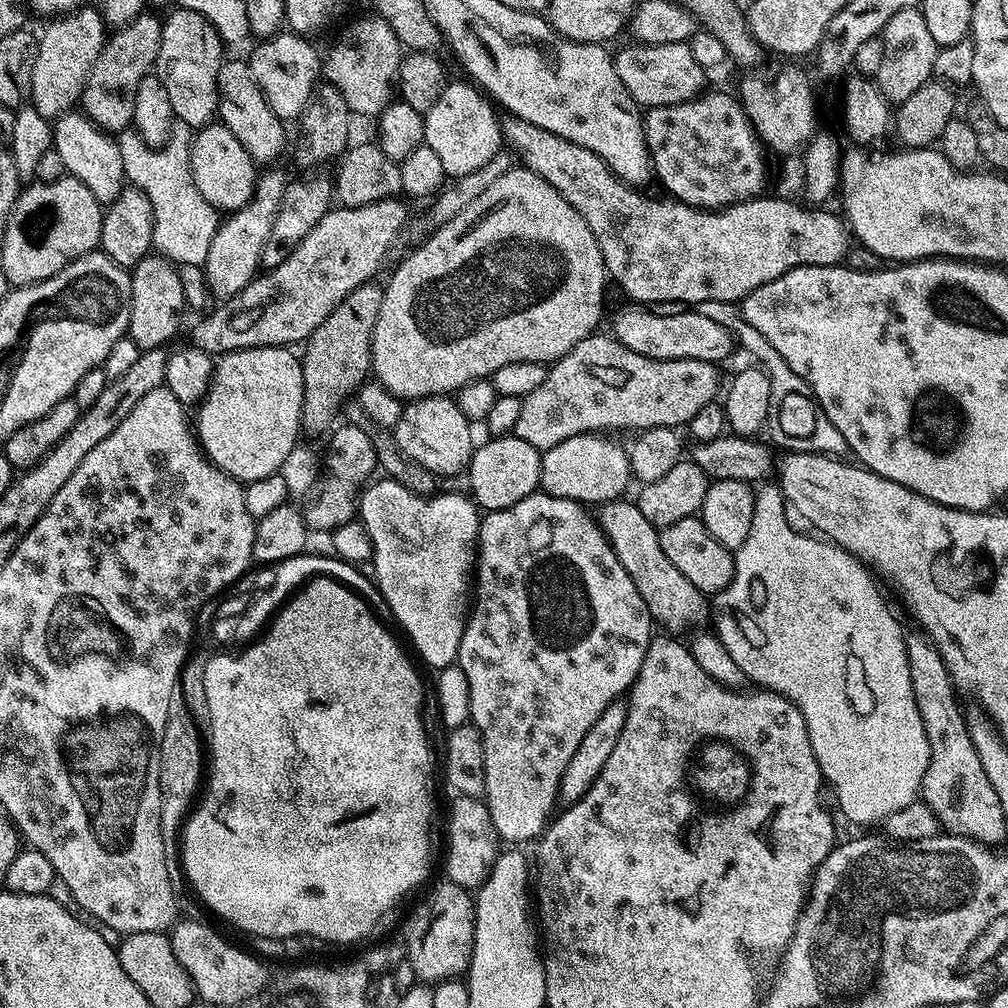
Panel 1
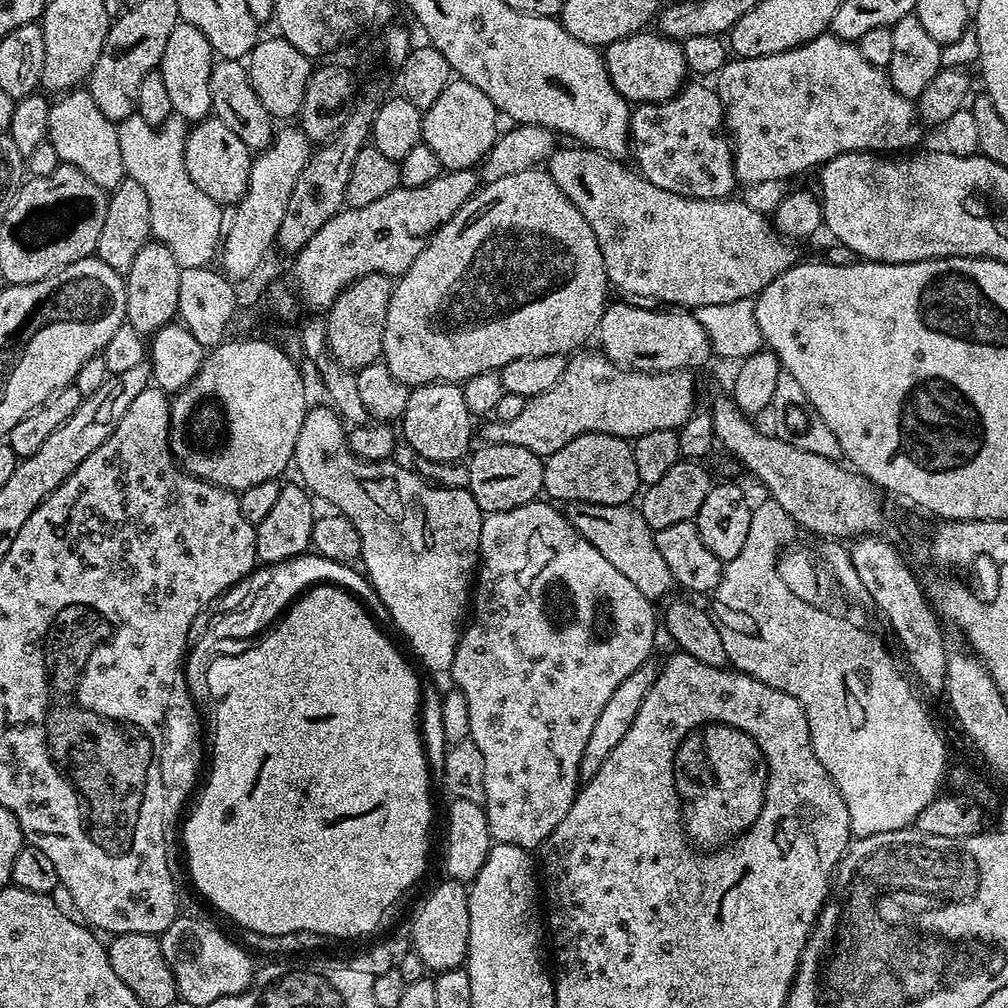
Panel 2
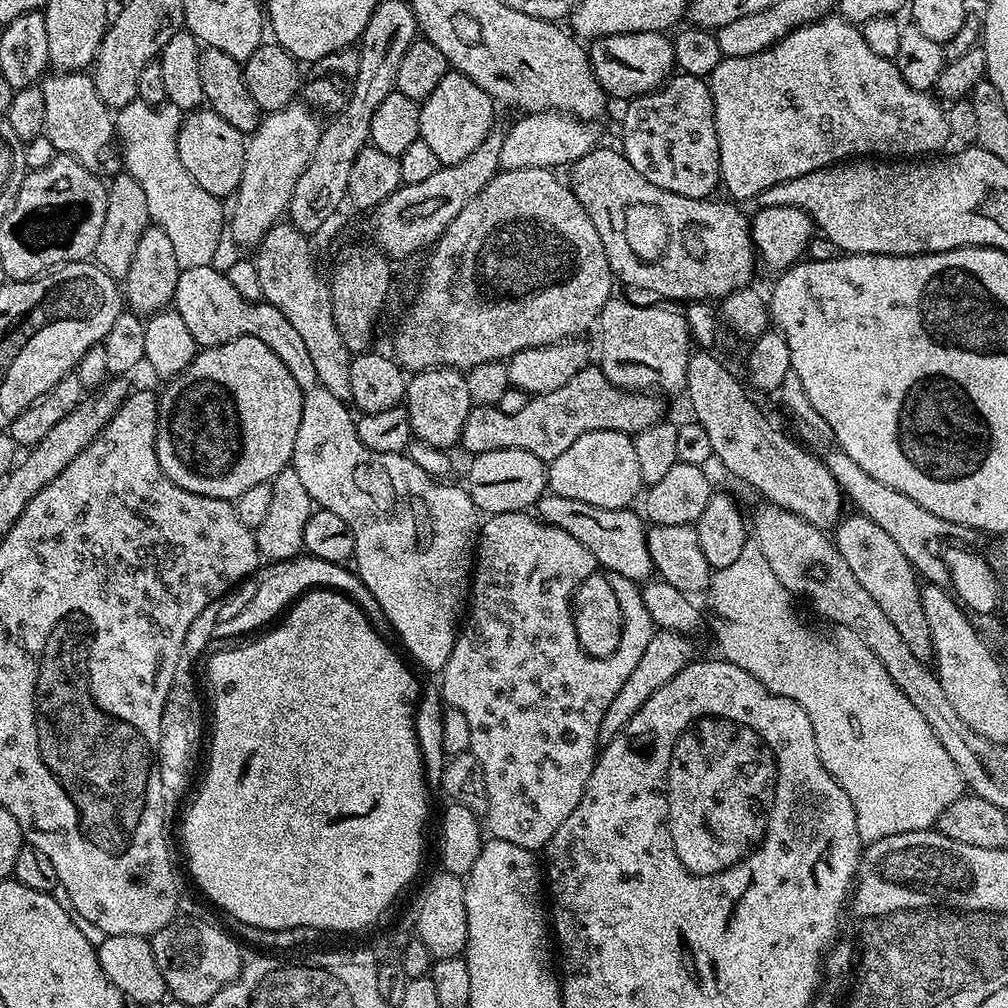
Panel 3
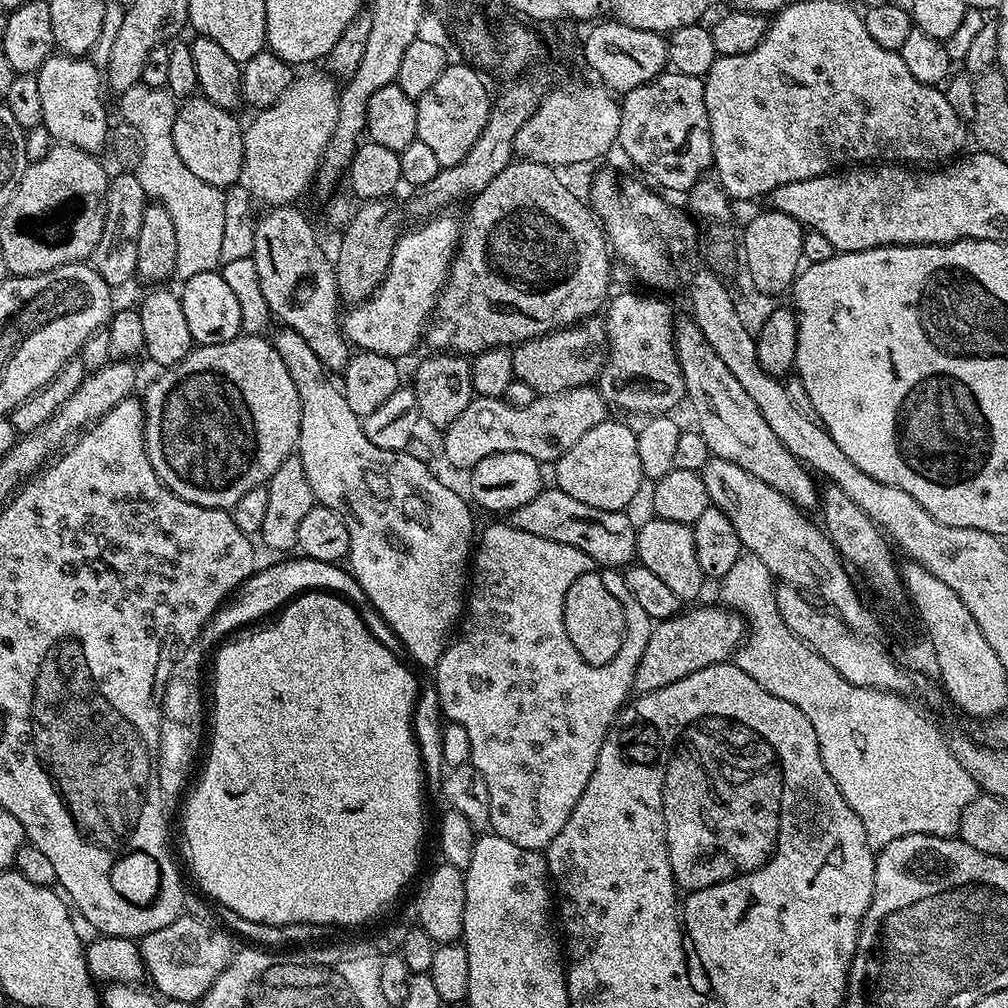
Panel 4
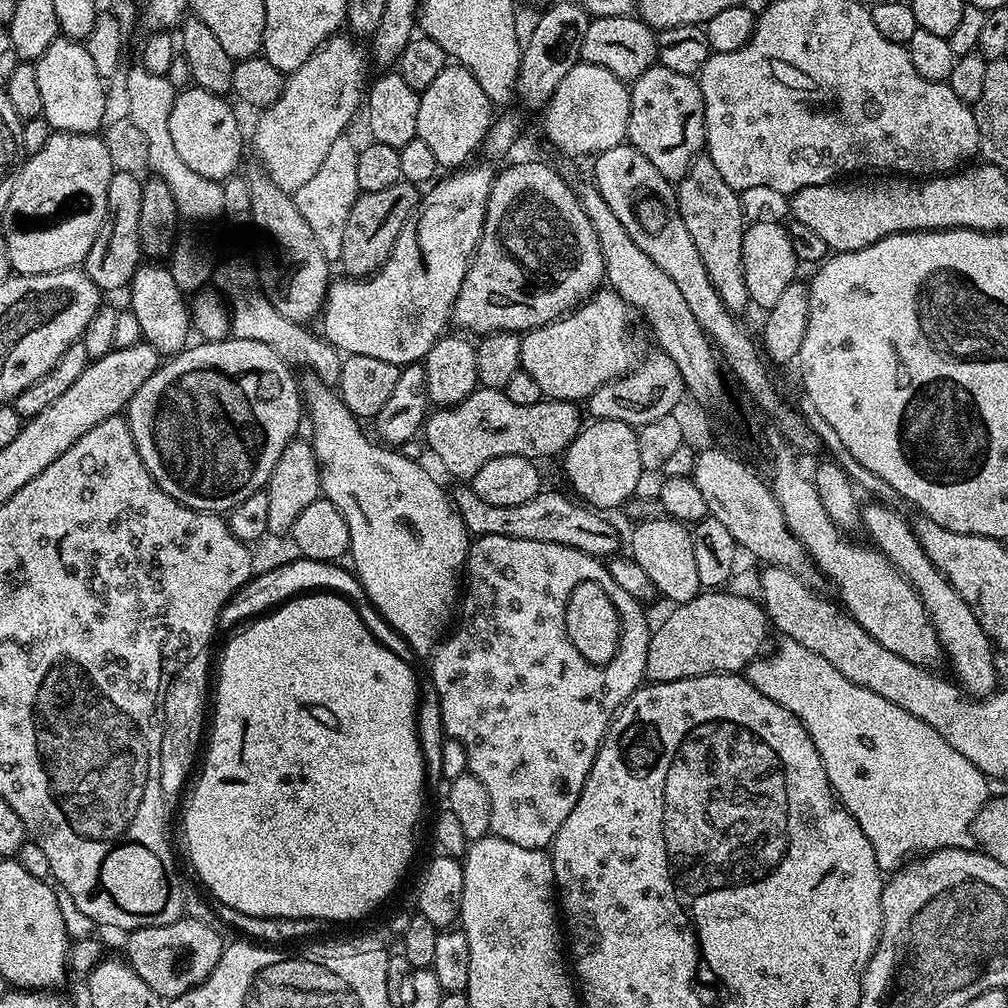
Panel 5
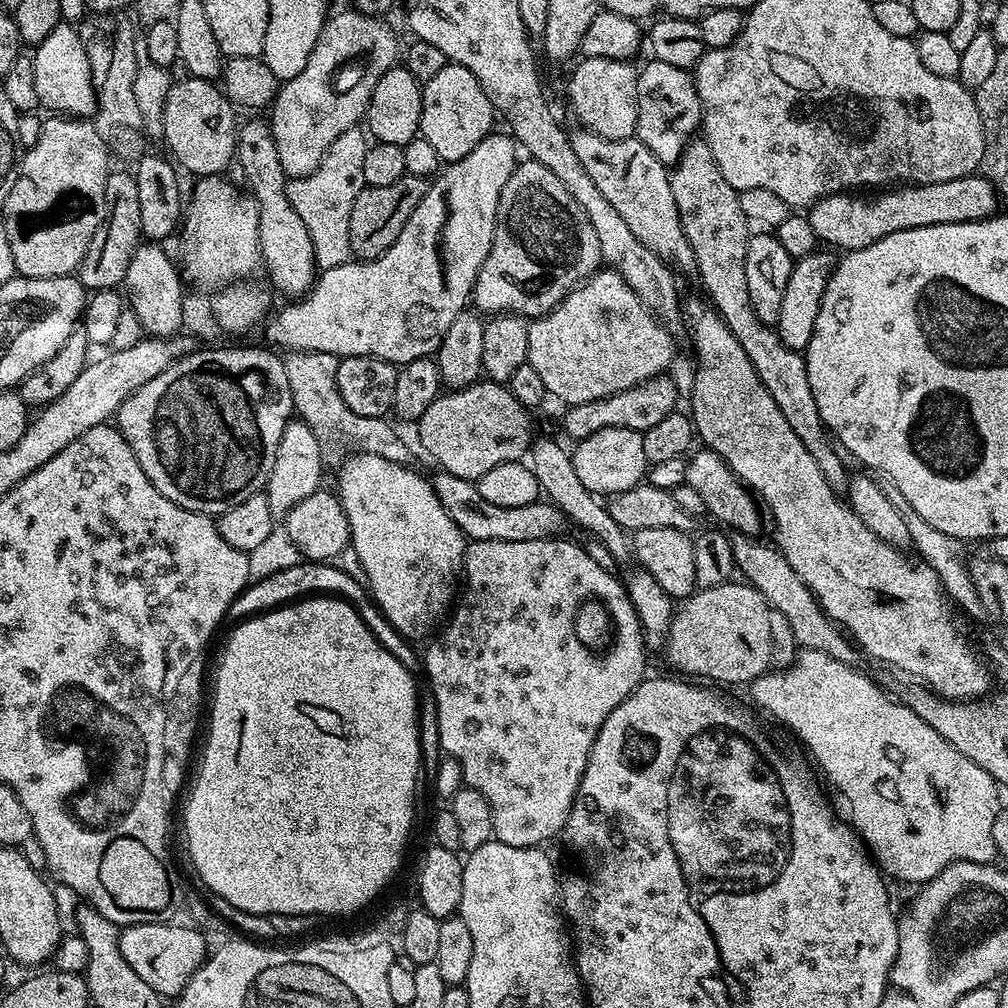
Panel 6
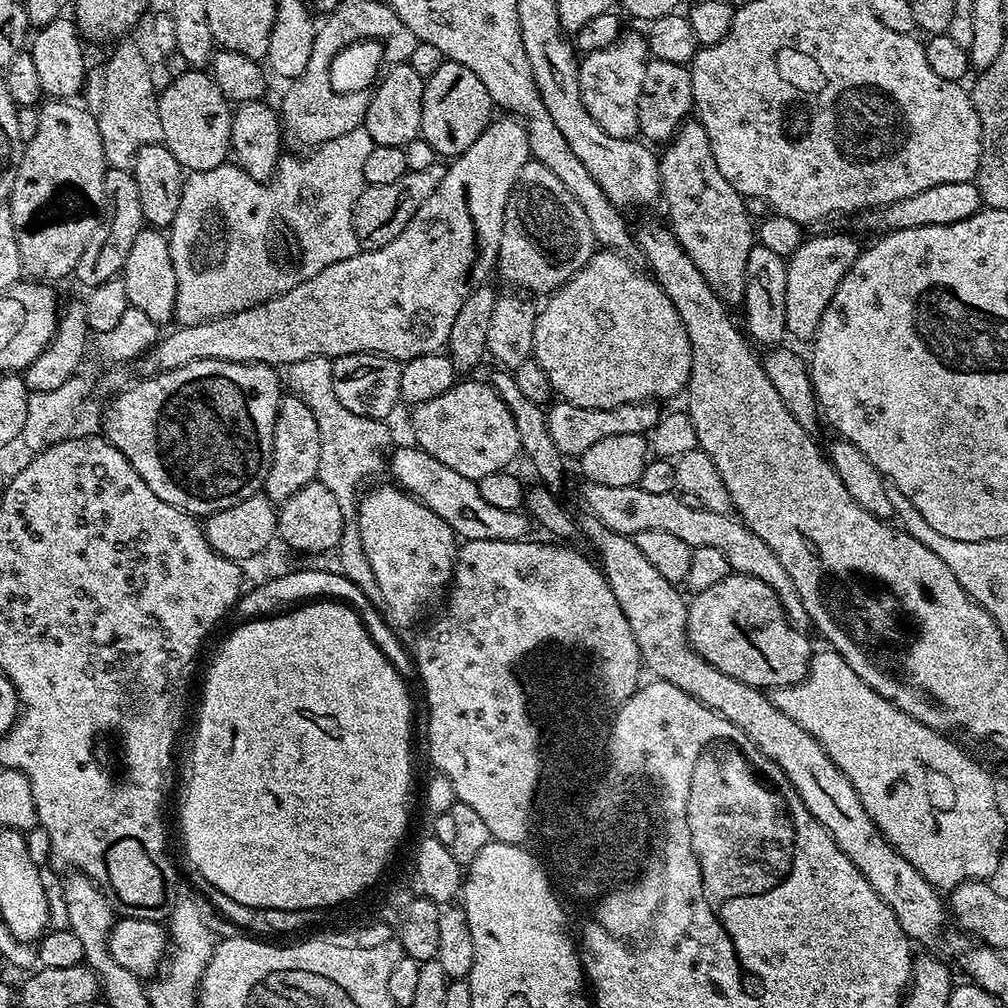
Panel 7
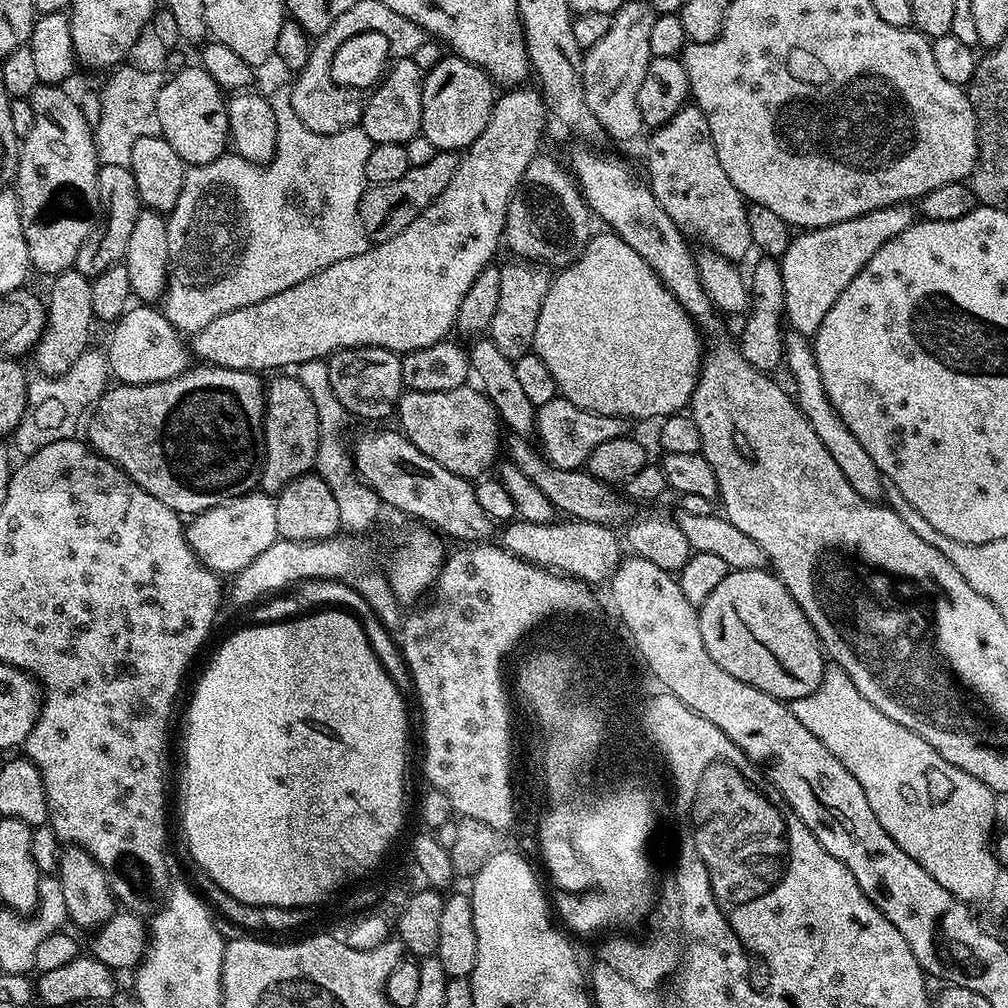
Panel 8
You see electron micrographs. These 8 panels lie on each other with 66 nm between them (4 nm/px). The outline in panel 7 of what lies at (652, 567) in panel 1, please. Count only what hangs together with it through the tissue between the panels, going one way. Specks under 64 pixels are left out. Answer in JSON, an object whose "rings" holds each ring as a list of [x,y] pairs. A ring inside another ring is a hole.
{"rings":[[[415,446],[400,448],[392,456],[392,476],[399,487],[409,492],[415,500],[420,500],[446,526],[450,526],[461,541],[466,540],[497,540],[498,542],[514,542],[523,540],[534,528],[528,512],[524,510],[501,510],[498,506],[490,506],[486,498],[482,498],[477,481],[462,478],[450,466],[442,466],[438,458],[426,454]]]}

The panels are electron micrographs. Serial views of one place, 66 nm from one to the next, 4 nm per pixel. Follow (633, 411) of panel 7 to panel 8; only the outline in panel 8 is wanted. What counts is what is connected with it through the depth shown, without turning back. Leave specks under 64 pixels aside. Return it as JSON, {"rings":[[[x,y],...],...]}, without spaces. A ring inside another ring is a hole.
{"rings":[[[557,398],[546,402],[536,410],[534,436],[535,439],[540,439],[538,448],[544,459],[553,464],[555,468],[583,469],[587,465],[590,454],[594,454],[594,450],[598,450],[598,446],[602,446],[602,442],[610,442],[619,436],[629,435],[628,427],[630,424],[625,417],[594,414],[574,406],[574,402]]]}

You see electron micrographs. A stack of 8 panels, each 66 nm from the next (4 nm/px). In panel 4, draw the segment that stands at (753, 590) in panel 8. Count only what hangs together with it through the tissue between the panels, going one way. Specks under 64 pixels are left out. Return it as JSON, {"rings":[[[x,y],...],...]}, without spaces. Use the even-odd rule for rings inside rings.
{"rings":[[[723,606],[715,607],[684,610],[653,627],[642,662],[638,662],[638,670],[634,674],[632,687],[637,693],[653,692],[670,682],[678,682],[678,678],[686,678],[686,674],[694,670],[723,664],[735,657],[736,649],[746,636],[746,621],[738,612]]]}

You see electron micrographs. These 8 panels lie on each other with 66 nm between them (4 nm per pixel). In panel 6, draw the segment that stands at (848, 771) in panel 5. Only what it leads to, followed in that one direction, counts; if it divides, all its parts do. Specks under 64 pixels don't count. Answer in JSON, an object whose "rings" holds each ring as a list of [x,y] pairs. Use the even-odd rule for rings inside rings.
{"rings":[[[809,648],[803,649],[799,654],[801,656],[789,668],[784,668],[781,672],[769,670],[758,678],[754,678],[750,685],[752,700],[762,711],[769,712],[778,723],[785,724],[808,747],[809,754],[816,759],[816,764],[824,771],[825,778],[844,795],[844,800],[848,803],[849,810],[852,811],[851,827],[858,833],[861,841],[866,845],[867,851],[874,857],[875,863],[880,865],[889,877],[891,877],[890,875],[897,876],[898,879],[905,880],[908,884],[916,884],[915,886],[927,884],[942,870],[946,870],[946,866],[959,860],[978,864],[993,863],[997,859],[998,853],[992,831],[996,816],[1002,807],[1002,801],[1000,801],[1002,792],[996,779],[990,774],[986,774],[986,770],[982,770],[982,766],[970,762],[970,758],[966,758],[966,754],[954,750],[954,746],[950,746],[950,742],[946,742],[946,738],[942,738],[942,734],[938,734],[938,730],[934,730],[934,726],[926,726],[926,722],[922,722],[922,718],[918,718],[918,714],[914,714],[914,710],[907,708],[902,702],[896,701],[895,704],[870,677],[863,676],[859,672],[859,667],[843,664],[838,662],[838,658],[830,658],[830,654],[822,654],[818,650]]]}

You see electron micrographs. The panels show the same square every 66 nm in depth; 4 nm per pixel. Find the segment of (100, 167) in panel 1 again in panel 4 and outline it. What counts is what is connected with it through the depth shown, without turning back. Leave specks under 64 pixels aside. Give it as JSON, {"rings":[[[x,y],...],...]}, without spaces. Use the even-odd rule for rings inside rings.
{"rings":[[[53,54],[46,58],[46,62],[42,62],[34,75],[42,98],[42,126],[50,130],[53,141],[96,154],[105,147],[110,121],[104,96],[100,93],[102,72],[90,61],[82,56]]]}

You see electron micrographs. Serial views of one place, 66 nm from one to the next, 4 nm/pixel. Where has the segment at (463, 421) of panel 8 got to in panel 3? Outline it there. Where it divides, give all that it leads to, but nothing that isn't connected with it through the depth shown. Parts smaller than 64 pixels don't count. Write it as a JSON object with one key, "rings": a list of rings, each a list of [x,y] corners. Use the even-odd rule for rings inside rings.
{"rings":[[[589,366],[574,374],[566,386],[558,386],[558,390],[550,390],[550,394],[531,397],[518,414],[502,414],[500,408],[491,404],[472,407],[466,426],[462,426],[459,443],[468,454],[517,448],[550,462],[587,432],[618,430],[635,434],[661,423],[665,416],[664,404],[660,400],[663,399],[656,394],[616,388],[599,367]]]}

